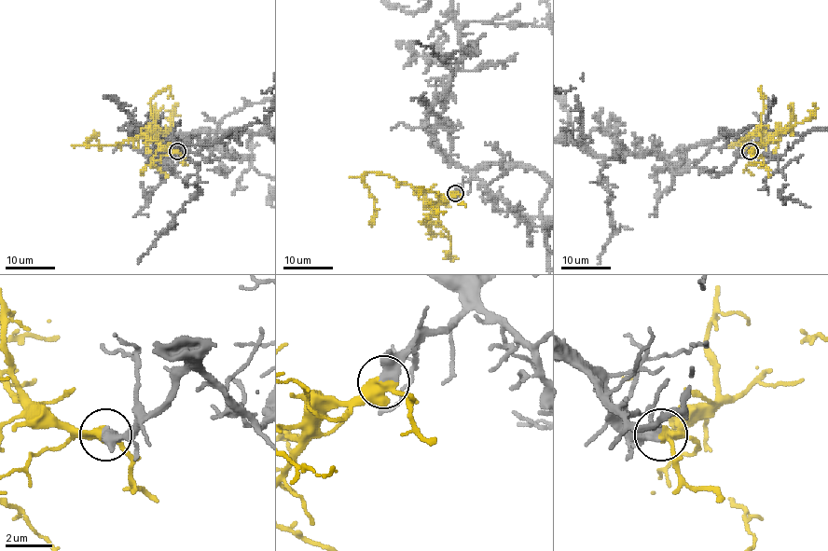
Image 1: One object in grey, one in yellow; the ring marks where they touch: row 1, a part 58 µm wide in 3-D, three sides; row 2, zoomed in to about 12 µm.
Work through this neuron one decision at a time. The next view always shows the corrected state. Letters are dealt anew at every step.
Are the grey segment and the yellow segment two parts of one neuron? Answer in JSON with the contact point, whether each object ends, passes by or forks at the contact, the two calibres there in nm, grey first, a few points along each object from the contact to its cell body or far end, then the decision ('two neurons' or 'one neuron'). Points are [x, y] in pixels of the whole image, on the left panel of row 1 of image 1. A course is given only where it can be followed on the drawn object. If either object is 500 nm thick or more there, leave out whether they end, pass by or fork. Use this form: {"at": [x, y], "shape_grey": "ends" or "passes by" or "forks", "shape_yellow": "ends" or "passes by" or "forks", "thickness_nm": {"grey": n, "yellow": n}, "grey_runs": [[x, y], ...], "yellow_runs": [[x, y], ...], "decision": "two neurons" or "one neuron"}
{"at": [177, 151], "shape_grey": "passes by", "shape_yellow": "passes by", "thickness_nm": {"grey": 400, "yellow": 440}, "grey_runs": [[177, 152], [207, 130], [273, 133], [261, 118], [254, 132], [267, 137], [254, 130], [254, 106]], "yellow_runs": [[177, 152], [167, 149], [154, 133], [105, 145], [86, 144], [98, 134], [90, 137]], "decision": "one neuron"}

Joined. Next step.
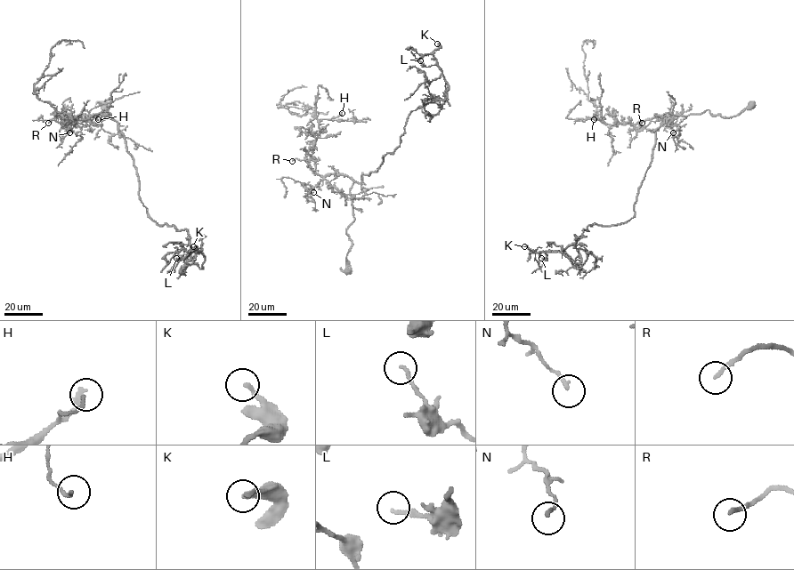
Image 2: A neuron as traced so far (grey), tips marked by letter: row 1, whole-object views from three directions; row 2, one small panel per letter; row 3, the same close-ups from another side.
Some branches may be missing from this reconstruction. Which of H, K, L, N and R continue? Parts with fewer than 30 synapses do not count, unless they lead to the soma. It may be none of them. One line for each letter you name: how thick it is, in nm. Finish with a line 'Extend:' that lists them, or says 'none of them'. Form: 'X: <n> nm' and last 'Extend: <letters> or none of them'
Extend: none of them

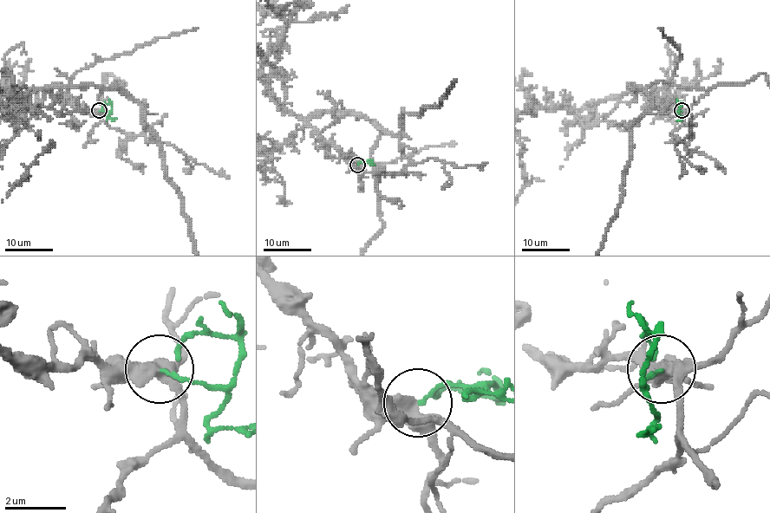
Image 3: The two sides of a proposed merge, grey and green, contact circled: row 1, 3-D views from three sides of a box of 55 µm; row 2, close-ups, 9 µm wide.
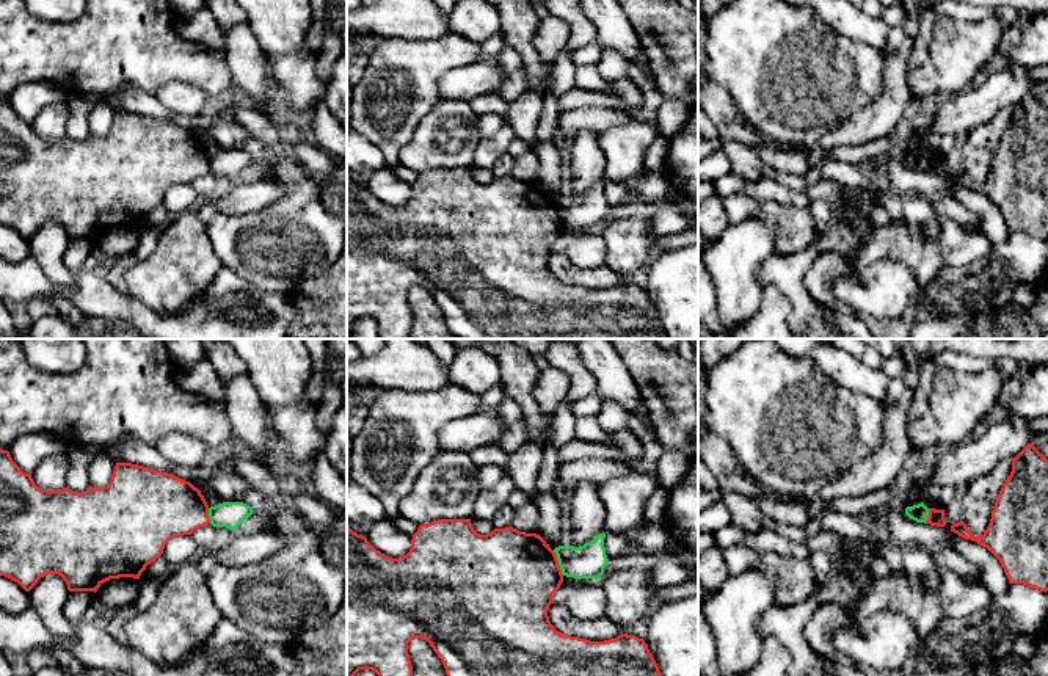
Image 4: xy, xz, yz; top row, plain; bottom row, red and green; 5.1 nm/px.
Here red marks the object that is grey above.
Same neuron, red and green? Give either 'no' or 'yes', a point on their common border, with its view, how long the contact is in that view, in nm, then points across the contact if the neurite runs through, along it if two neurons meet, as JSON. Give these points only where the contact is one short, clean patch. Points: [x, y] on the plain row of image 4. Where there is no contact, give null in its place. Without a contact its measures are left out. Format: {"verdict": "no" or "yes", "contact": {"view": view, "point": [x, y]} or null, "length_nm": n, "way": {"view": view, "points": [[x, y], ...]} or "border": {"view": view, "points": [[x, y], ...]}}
{"verdict": "no", "contact": {"view": "xz", "point": [557, 212]}, "length_nm": 140, "border": {"view": "xz", "points": [[553, 199], [564, 223]]}}

